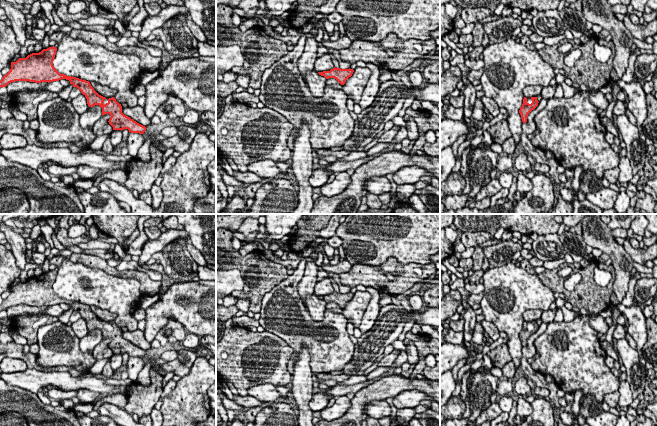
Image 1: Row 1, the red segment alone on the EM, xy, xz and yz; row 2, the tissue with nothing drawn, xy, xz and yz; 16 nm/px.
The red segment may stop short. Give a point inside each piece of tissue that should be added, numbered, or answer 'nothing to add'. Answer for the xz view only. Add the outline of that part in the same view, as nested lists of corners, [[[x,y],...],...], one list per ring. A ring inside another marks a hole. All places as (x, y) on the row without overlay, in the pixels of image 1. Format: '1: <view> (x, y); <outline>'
nothing to add

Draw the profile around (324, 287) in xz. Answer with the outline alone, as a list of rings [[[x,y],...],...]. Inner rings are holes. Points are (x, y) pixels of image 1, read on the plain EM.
[[[329,278],[323,279],[315,284],[314,294],[317,296],[330,295],[334,288]]]

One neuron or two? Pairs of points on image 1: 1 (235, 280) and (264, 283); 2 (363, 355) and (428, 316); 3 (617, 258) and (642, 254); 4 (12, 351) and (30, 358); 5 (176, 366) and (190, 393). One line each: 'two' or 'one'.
1: two
2: one
3: two
4: one
5: two

